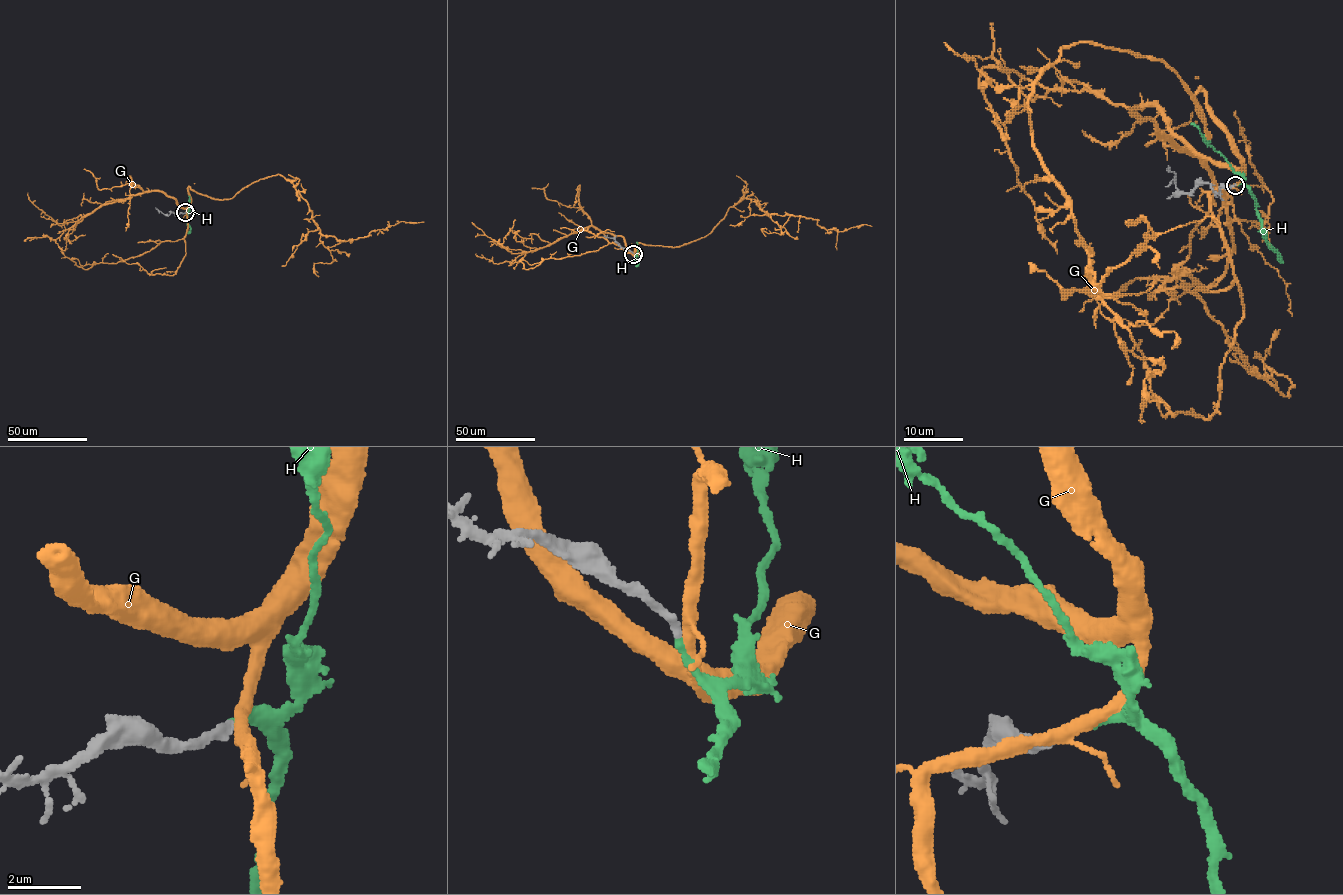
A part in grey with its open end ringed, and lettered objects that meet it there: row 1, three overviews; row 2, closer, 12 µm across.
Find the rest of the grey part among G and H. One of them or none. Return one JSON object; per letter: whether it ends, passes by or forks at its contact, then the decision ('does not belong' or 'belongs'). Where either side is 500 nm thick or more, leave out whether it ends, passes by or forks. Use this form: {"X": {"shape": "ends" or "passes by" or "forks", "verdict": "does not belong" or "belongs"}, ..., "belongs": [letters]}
{"G": {"shape": "forks", "verdict": "does not belong"}, "H": {"shape": "ends", "verdict": "belongs"}, "belongs": ["H"]}

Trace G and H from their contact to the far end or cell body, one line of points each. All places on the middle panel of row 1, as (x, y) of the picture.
G: (634, 254), (640, 242), (674, 247), (705, 237), (744, 198), (768, 214), (812, 218), (826, 230), (872, 226)
H: (633, 254), (638, 262), (635, 266)

